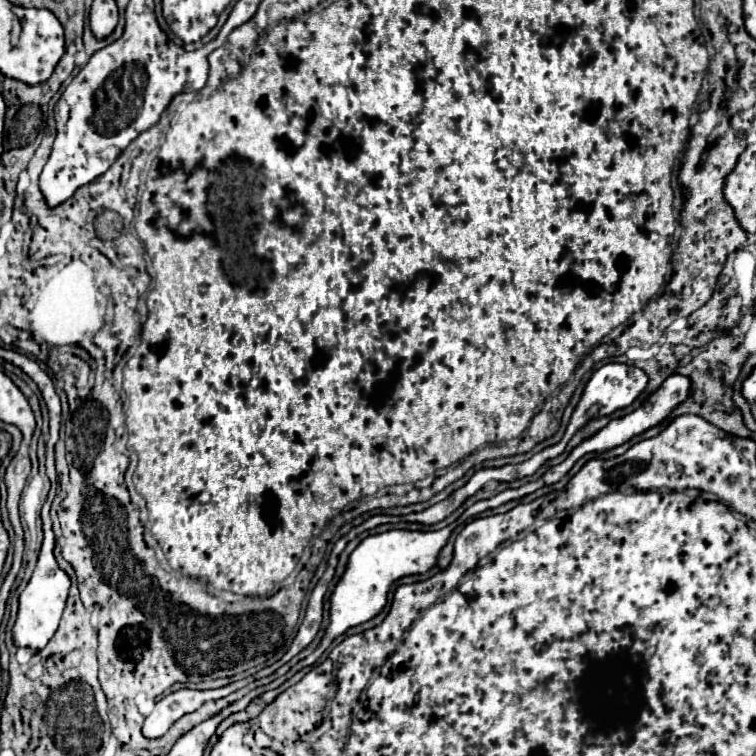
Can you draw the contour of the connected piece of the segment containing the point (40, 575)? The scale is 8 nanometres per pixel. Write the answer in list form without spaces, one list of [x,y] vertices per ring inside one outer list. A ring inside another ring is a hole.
[[[42,520],[42,522],[46,526],[42,550],[40,550],[40,556],[38,556],[34,574],[32,574],[28,586],[24,588],[24,592],[20,594],[18,620],[14,622],[14,628],[12,628],[14,644],[18,648],[30,648],[34,654],[40,652],[50,642],[54,632],[58,630],[58,622],[62,618],[64,604],[66,604],[66,598],[68,598],[68,588],[70,588],[70,578],[66,576],[64,570],[58,568],[58,564],[54,560],[54,536],[52,536],[52,528],[48,528],[52,524],[50,524],[50,520]],[[48,530],[50,530],[50,536],[48,536]]]

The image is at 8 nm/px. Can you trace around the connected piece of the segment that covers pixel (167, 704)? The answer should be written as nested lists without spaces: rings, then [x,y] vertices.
[[[246,678],[246,680],[240,680],[240,682],[232,682],[232,684],[228,684],[224,688],[218,688],[218,690],[188,690],[188,688],[184,688],[184,690],[172,692],[172,694],[168,694],[166,698],[162,698],[156,704],[154,712],[144,722],[142,734],[146,738],[160,738],[184,714],[190,714],[190,712],[198,710],[208,700],[224,698],[224,696],[244,688],[248,682],[252,682],[252,678]]]

